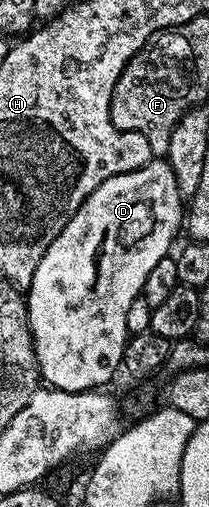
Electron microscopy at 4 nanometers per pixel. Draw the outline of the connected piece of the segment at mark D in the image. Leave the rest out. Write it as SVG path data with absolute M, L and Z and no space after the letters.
M151 158L148 163L136 170L108 178L103 184L96 186L96 190L92 190L89 198L82 203L80 210L76 210L76 214L72 214L72 218L66 223L64 230L60 230L60 234L56 234L52 246L48 246L44 258L40 258L40 266L36 266L36 274L24 296L26 310L30 317L30 333L34 336L34 353L38 359L38 370L41 379L49 387L59 392L98 390L106 386L106 383L113 378L114 371L119 371L124 346L128 339L126 319L130 316L130 307L133 306L134 300L136 304L136 301L141 297L144 278L148 278L148 274L155 268L156 262L160 262L160 258L171 255L172 249L175 247L174 235L180 232L183 224L184 199L177 188L176 175L173 173L172 166L162 158Z

